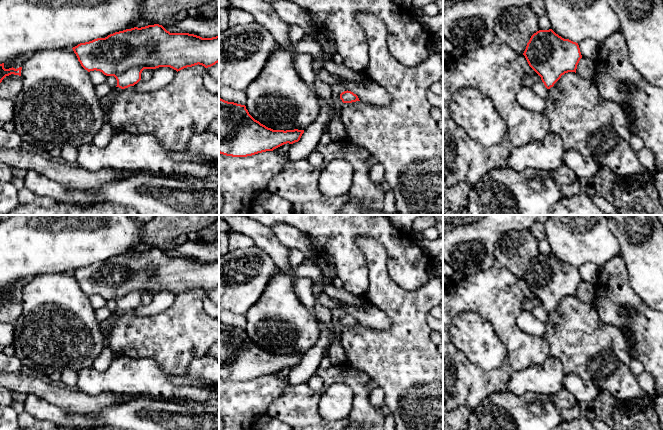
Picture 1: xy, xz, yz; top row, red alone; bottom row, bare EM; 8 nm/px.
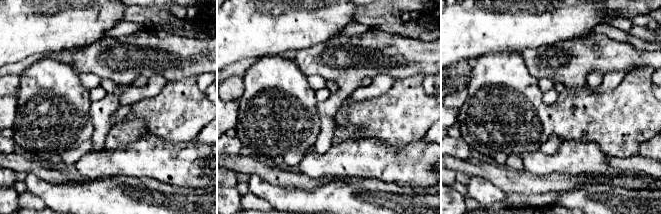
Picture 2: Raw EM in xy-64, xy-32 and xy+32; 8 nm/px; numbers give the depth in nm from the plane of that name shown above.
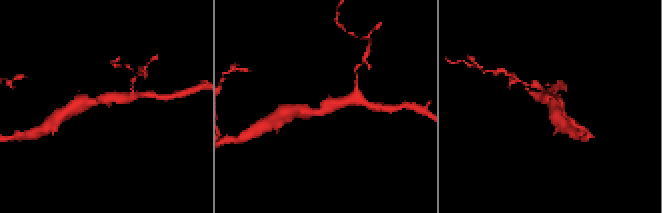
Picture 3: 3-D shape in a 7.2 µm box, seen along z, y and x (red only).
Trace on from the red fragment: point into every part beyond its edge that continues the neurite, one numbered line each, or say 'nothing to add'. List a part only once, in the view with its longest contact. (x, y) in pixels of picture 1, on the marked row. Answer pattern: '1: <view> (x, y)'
1: xy (106, 101)

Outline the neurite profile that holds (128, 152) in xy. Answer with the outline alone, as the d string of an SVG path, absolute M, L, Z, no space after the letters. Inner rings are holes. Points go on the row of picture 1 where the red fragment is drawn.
M210 132L191 137L182 151L206 161L177 161L152 134L115 134L109 144L99 148L92 144L78 147L76 165L92 172L114 169L126 172L150 172L162 176L184 176L204 180L217 177L219 137Z

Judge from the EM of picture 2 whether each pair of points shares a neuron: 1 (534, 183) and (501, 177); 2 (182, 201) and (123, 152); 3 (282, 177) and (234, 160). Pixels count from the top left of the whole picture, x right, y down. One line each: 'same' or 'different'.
1: same
2: different
3: same

